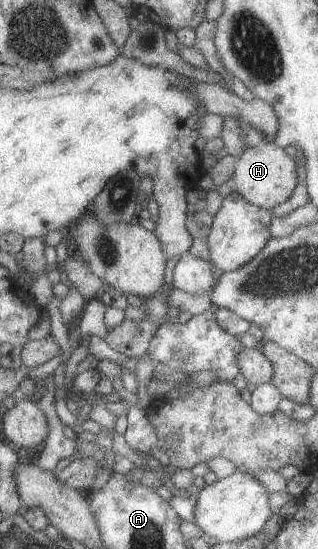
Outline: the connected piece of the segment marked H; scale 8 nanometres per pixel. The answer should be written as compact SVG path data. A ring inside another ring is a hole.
M266 140L261 144L248 147L244 152L244 155L236 161L236 170L233 174L233 189L242 194L248 202L264 209L274 209L276 206L282 205L287 202L296 191L298 185L298 164L296 160L286 154L286 150L283 147L277 146L274 141Z

